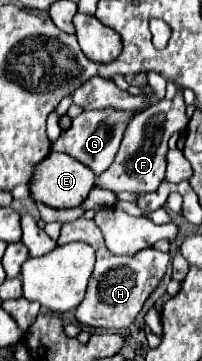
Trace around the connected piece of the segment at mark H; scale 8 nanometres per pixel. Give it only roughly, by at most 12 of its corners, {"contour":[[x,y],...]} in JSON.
{"contour":[[85,217],[57,243],[93,245],[97,263],[77,321],[129,327],[171,255],[153,247],[113,257]]}

